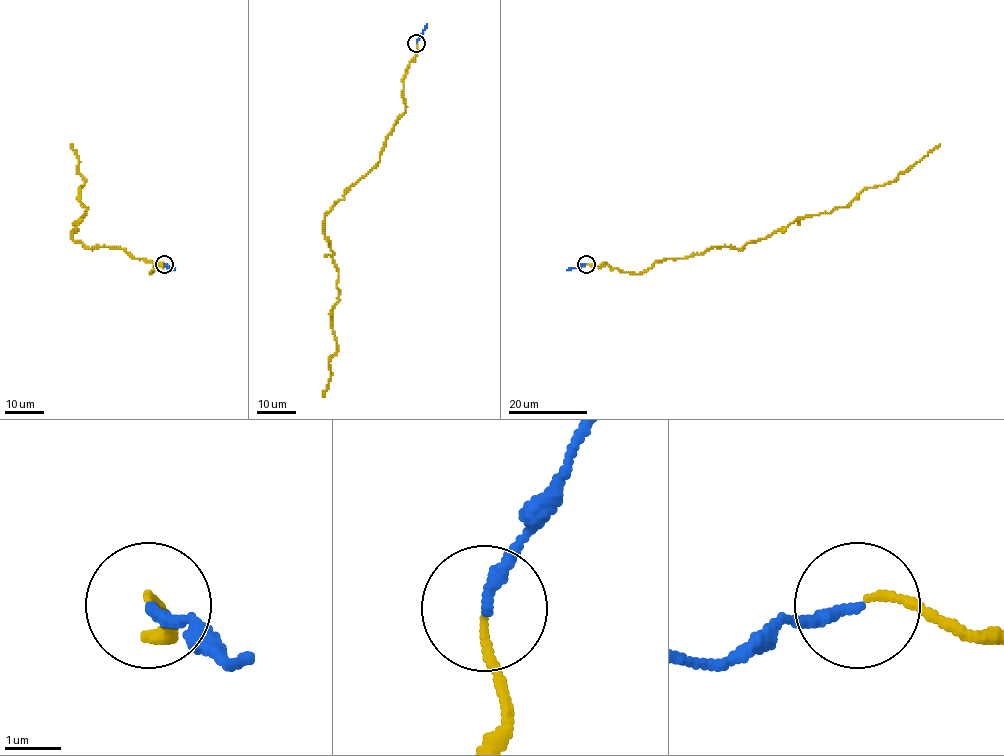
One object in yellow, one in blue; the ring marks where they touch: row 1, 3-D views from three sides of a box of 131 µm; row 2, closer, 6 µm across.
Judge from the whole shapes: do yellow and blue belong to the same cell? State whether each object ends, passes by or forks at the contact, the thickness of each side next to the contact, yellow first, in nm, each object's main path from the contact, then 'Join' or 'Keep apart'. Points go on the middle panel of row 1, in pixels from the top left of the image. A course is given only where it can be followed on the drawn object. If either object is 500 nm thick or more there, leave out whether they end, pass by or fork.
At the ring yellow ends. At the ring blue ends. Thickness 140 nm (yellow) against 200 nm. Course of yellow: (416, 44), (403, 78), (405, 112), (375, 165), (324, 219), (339, 291), (332, 309), (337, 351), (324, 396). Course of blue: (416, 43), (426, 23). Join

